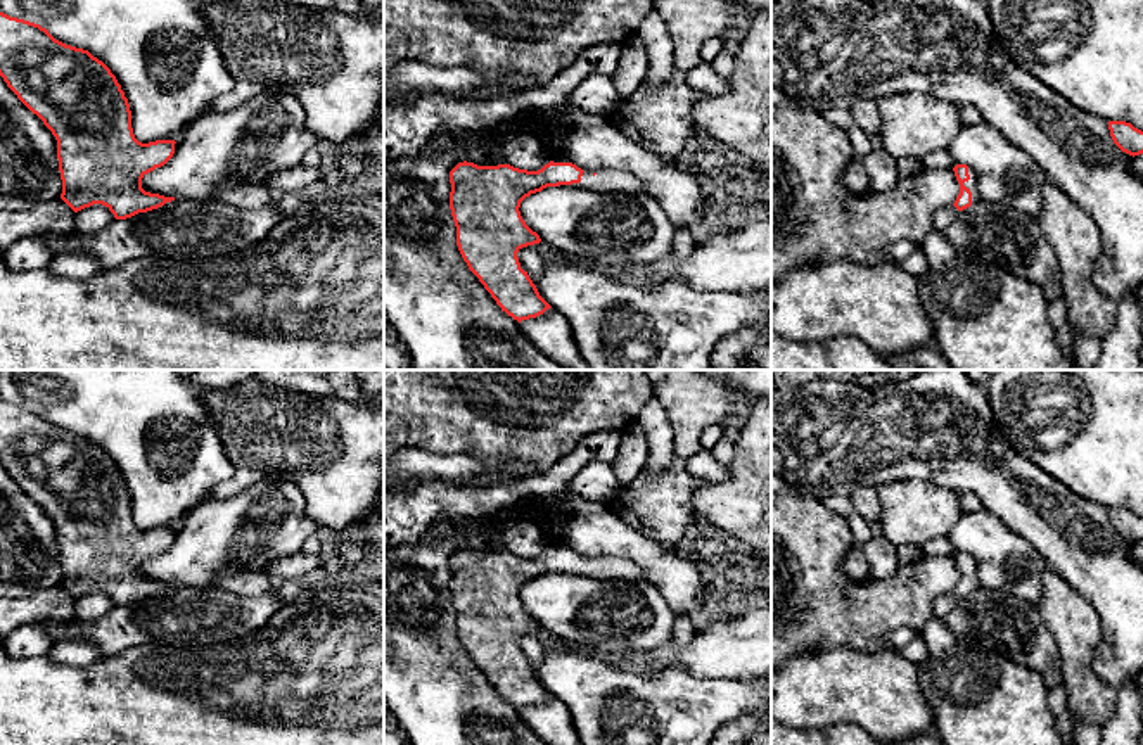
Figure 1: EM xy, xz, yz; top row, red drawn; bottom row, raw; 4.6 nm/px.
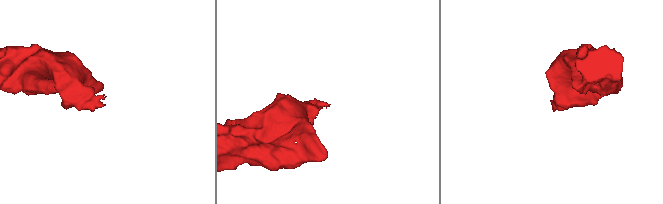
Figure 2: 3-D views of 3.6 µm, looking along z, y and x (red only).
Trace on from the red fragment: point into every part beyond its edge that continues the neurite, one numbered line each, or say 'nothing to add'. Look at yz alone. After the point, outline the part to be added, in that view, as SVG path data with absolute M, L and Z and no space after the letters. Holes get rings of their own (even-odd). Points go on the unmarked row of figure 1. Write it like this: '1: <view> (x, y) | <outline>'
1: yz (972, 571) | M968 555L970 567L965 569L963 572L972 579L972 591L980 586L979 583L979 574L977 574L977 565L972 555Z

